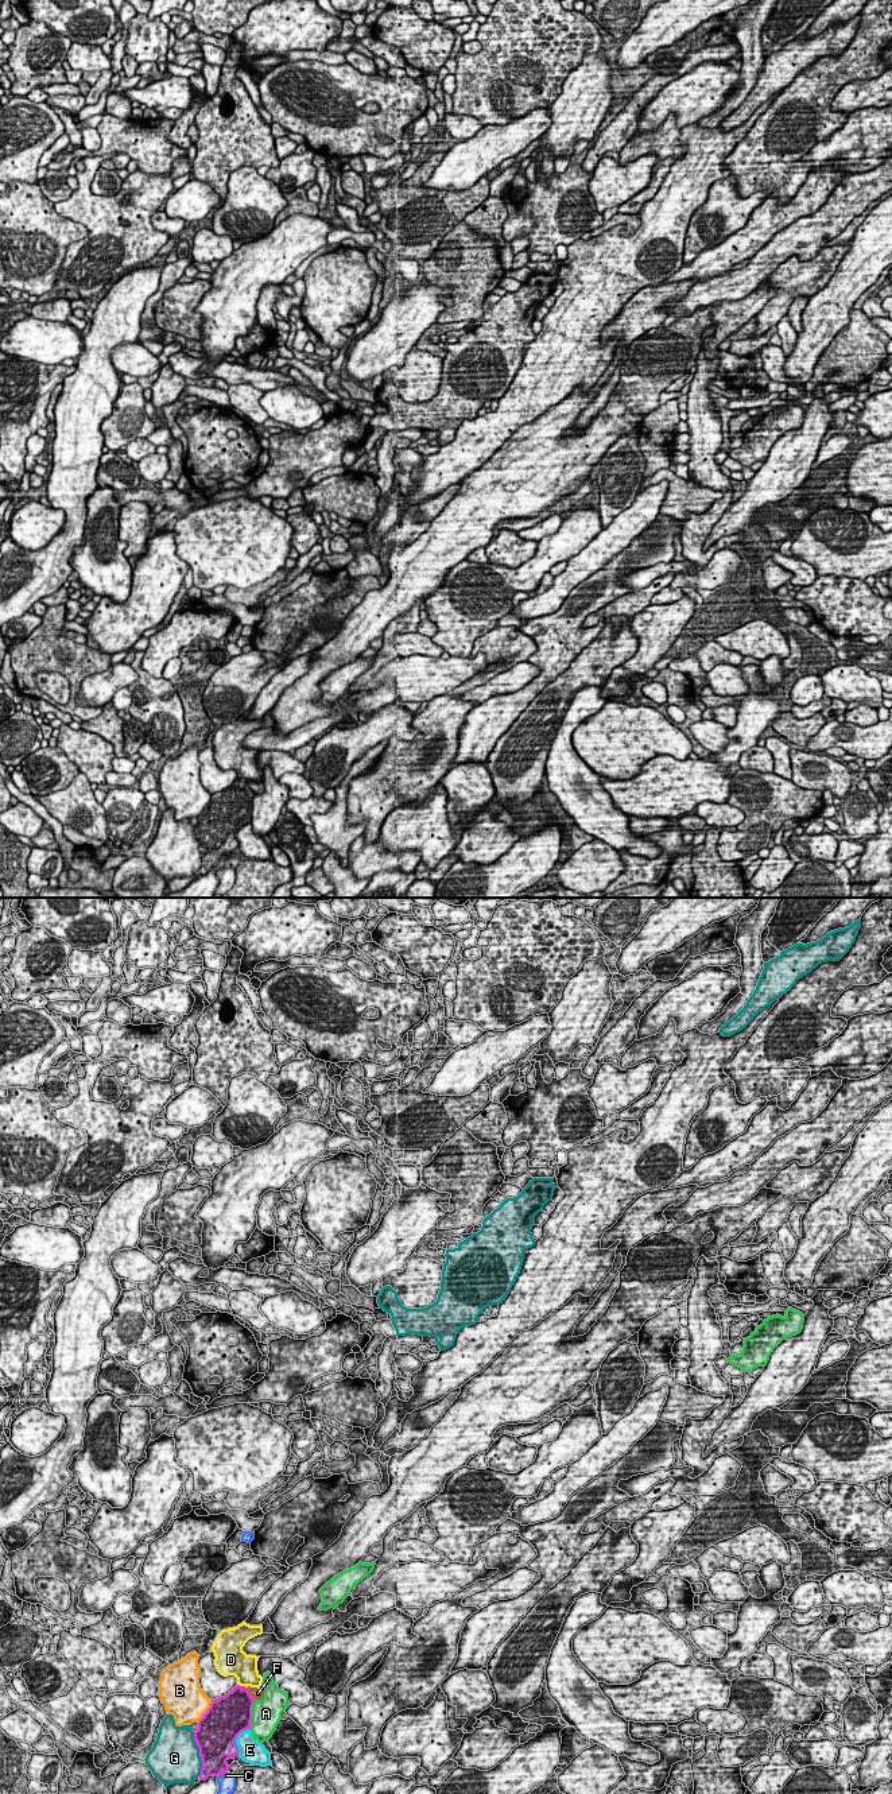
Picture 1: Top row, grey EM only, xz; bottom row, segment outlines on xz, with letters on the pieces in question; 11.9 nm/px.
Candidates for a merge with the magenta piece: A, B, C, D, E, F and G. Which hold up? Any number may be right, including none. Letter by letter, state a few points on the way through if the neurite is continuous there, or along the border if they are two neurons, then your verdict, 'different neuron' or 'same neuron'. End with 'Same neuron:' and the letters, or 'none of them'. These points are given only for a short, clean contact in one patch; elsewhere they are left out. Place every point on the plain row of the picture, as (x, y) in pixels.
A: different neuron
B: different neuron
C: different neuron
D: different neuron
E: different neuron
F: same neuron
G: different neuron
Same neuron: F

